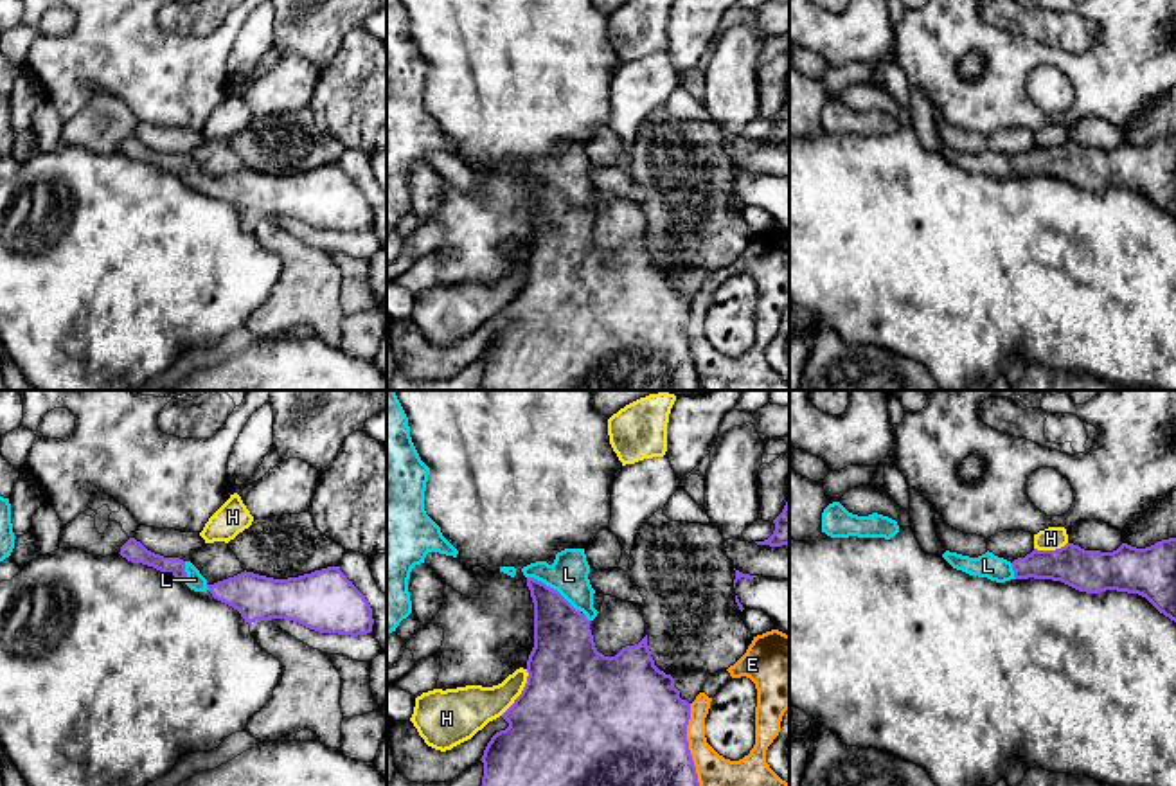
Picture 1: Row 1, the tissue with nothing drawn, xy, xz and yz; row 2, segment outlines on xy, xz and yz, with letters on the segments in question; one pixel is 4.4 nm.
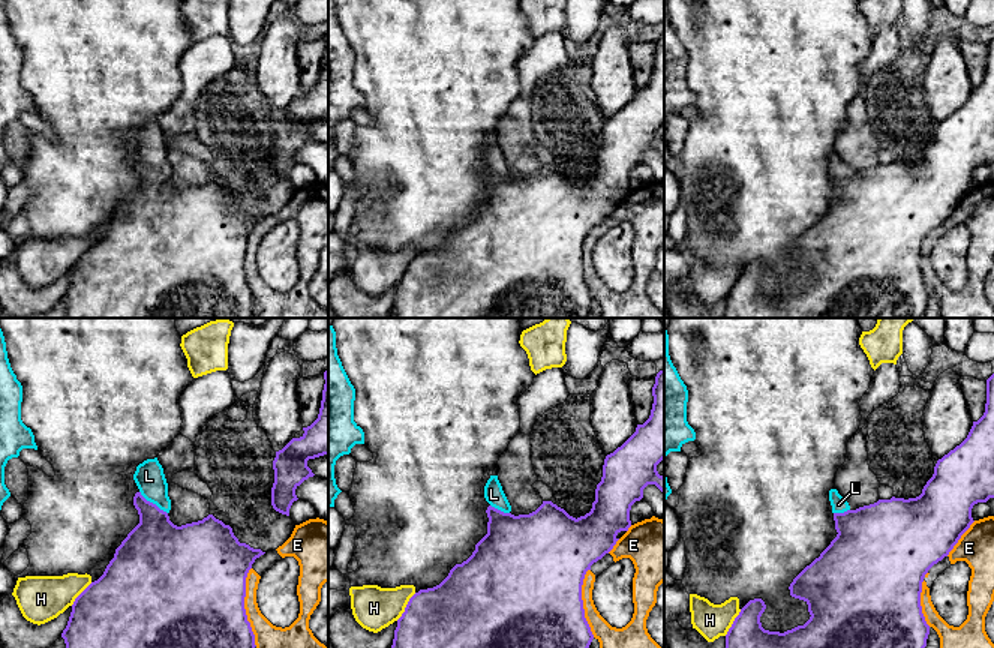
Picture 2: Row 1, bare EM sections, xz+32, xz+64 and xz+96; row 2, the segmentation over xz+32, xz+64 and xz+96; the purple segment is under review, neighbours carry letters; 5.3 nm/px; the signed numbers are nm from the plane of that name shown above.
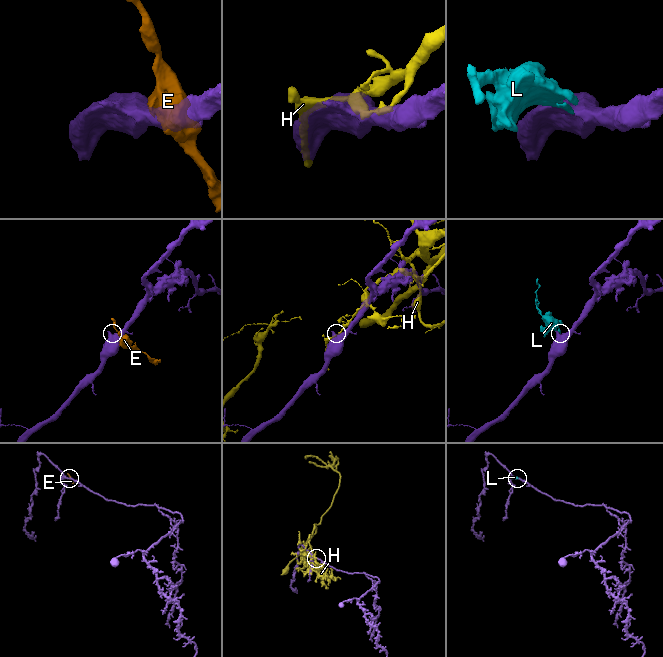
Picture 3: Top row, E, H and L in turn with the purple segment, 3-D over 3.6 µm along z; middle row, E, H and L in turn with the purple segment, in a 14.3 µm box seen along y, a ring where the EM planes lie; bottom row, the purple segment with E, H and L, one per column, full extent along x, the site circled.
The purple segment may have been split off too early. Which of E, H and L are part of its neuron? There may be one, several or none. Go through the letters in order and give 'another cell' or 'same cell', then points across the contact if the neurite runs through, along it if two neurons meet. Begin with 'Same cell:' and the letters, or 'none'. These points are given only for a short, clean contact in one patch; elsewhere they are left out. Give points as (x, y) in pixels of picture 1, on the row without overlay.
Same cell: L
E: another cell
H: another cell
L: same cell | across xz (563, 240), (552, 186), (569, 171)

